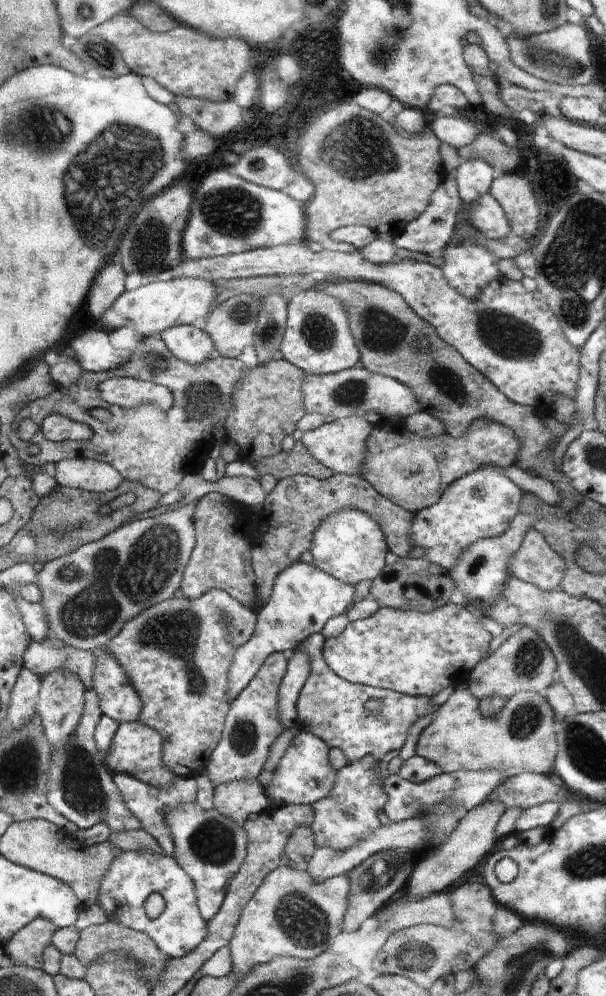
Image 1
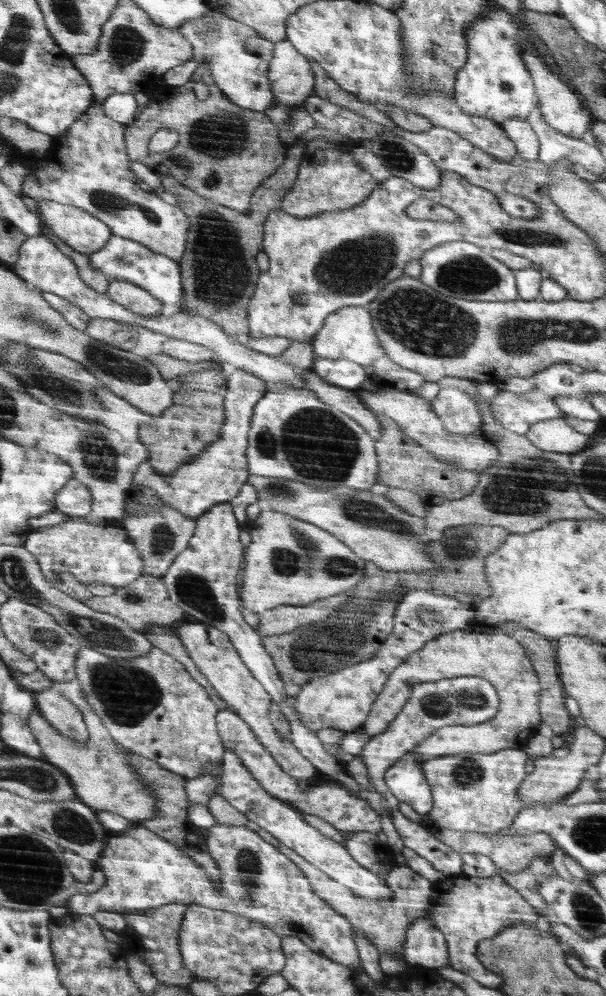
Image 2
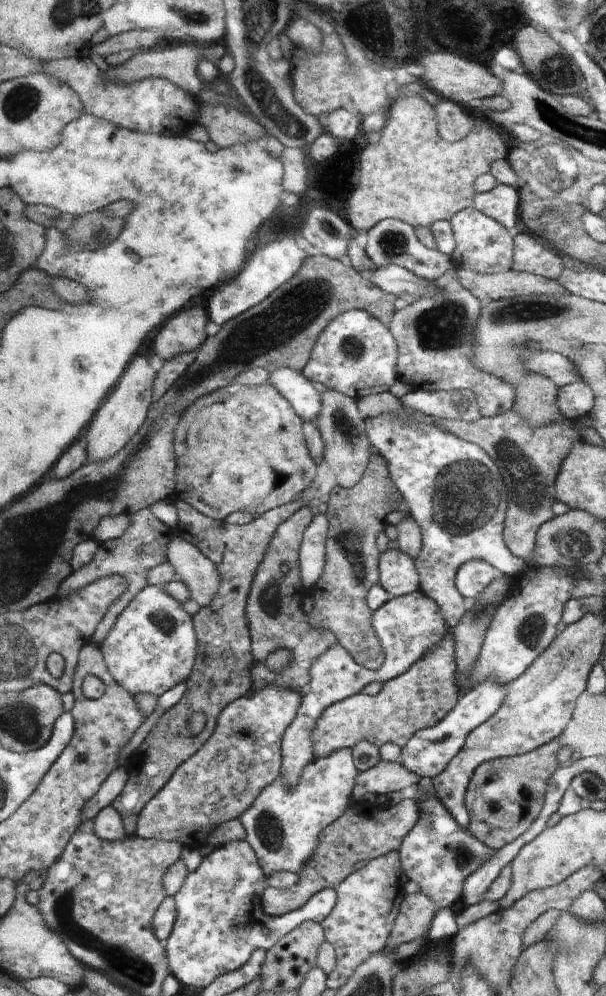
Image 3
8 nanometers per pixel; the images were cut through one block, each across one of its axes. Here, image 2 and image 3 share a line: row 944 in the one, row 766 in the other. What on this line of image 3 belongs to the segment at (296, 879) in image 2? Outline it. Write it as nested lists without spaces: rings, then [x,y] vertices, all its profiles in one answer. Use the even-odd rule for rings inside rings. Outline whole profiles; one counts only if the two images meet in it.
[[[340,748],[328,756],[312,760],[311,765],[302,770],[294,788],[284,782],[281,773],[275,782],[256,796],[250,808],[240,814],[239,820],[244,826],[245,840],[255,850],[265,876],[282,870],[298,875],[315,854],[320,832],[342,816],[352,803],[356,774],[359,770],[355,767],[351,749]]]

